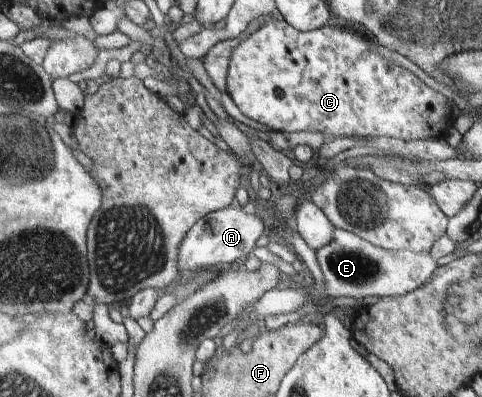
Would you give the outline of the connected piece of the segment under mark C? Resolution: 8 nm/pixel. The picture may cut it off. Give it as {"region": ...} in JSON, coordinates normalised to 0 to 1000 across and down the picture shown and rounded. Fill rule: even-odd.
{"region":[[[560,48],[548,58],[485,126],[471,194],[471,234],[504,290],[568,330],[662,330],[683,343],[685,355],[697,345],[734,343],[801,343],[846,355],[921,348],[929,322],[940,320],[938,307],[929,310],[925,259],[932,249],[892,224],[859,184],[776,134],[747,88],[705,73],[691,55],[637,81],[589,48]]]}

